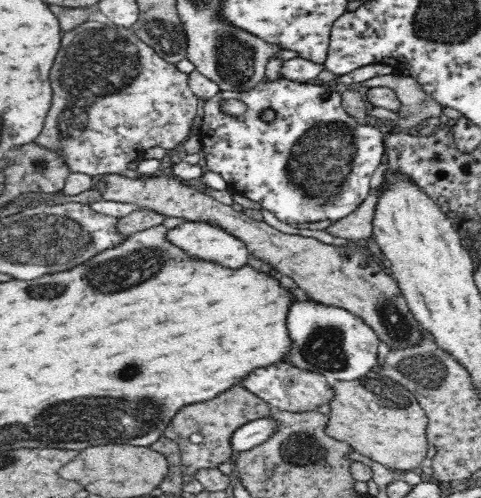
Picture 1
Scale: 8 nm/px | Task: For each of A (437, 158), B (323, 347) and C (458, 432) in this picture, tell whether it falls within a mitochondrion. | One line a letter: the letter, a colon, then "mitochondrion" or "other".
A: other
B: mitochondrion
C: other

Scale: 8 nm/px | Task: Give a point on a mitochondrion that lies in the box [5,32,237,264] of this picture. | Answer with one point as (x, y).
(40, 164)

